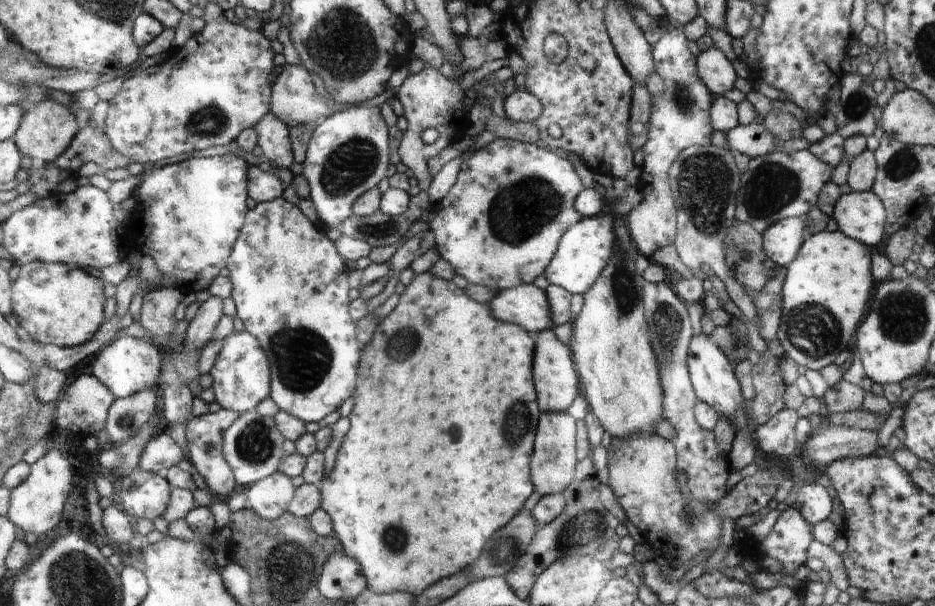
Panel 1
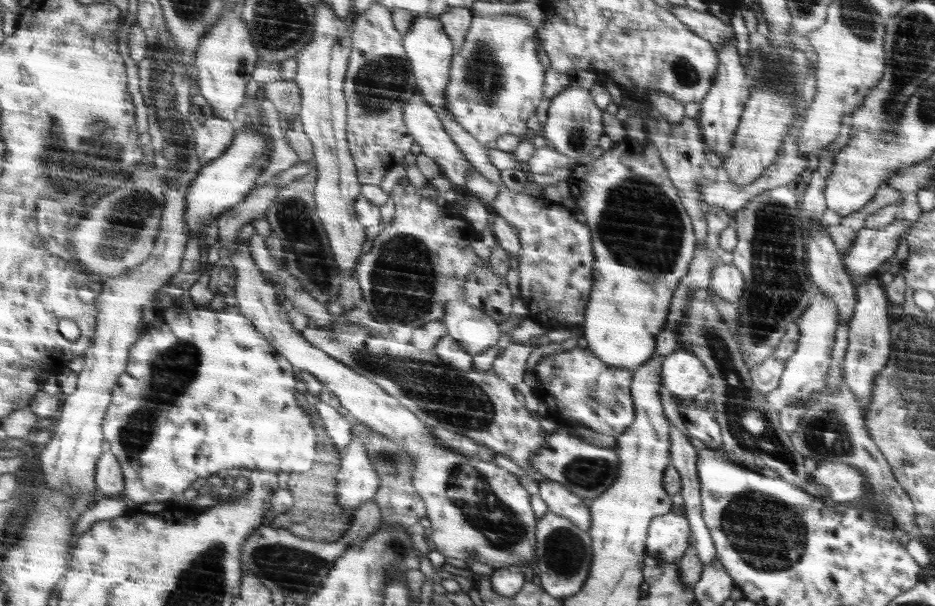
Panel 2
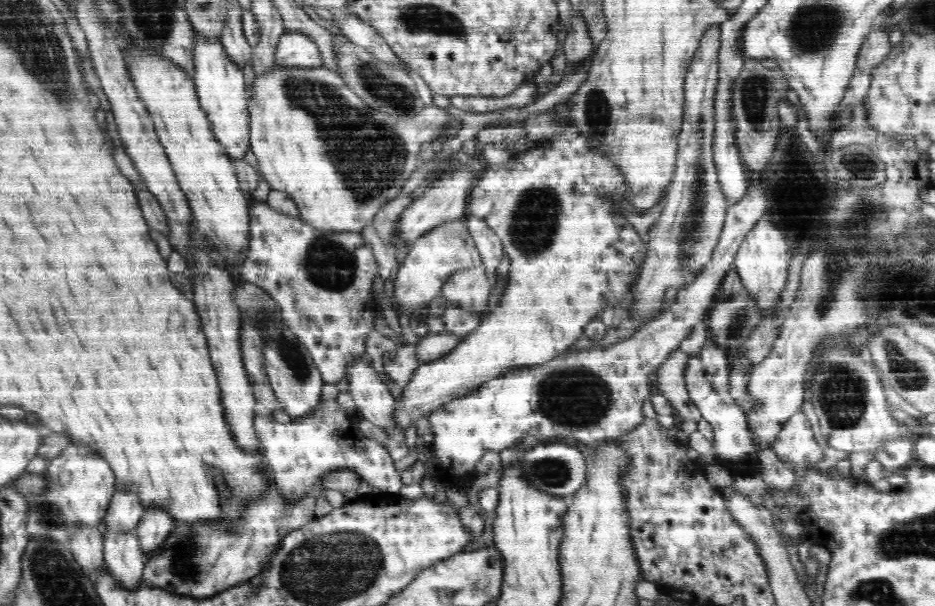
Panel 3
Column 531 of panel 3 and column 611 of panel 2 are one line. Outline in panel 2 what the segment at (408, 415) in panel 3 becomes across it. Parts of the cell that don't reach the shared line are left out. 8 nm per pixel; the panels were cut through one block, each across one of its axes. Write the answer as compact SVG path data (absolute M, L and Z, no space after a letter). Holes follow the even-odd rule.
M625 137L622 141L614 142L612 148L604 151L600 158L588 164L573 165L570 169L571 175L566 181L570 191L569 196L575 201L576 209L580 210L586 216L586 224L590 228L590 235L592 235L592 251L594 251L594 264L592 268L592 279L594 279L594 282L588 308L586 309L586 320L581 342L585 348L593 351L593 354L597 355L602 362L620 368L637 370L640 365L644 365L653 356L656 337L658 337L658 333L666 326L670 308L672 308L673 304L674 293L681 286L681 280L688 275L689 266L692 264L693 257L696 256L697 238L693 230L692 219L681 202L680 192L677 191L672 178L668 174L668 168L660 156L660 151L656 150L656 147L650 142L645 144L645 142L632 141Z

